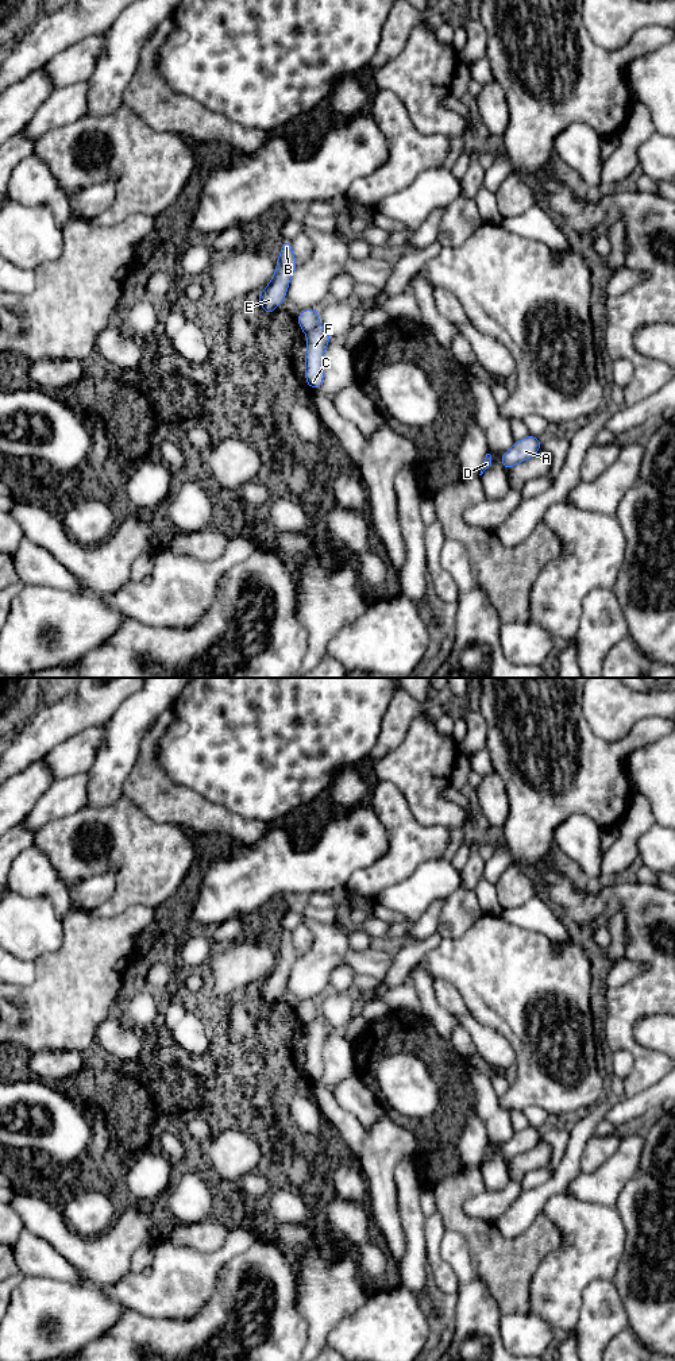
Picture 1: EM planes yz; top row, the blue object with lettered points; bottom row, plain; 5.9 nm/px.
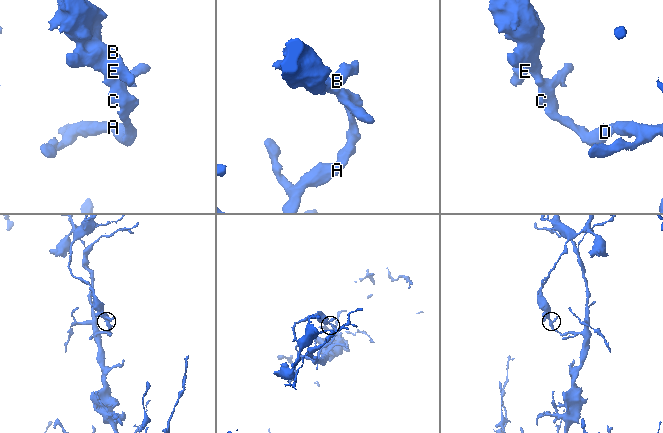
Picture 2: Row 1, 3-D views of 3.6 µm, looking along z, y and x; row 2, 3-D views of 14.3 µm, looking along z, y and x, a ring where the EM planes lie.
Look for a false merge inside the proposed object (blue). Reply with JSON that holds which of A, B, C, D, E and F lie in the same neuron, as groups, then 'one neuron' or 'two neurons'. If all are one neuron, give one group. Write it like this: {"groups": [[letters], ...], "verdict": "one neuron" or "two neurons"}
{"groups": [["A", "C", "D", "F"], ["B", "E"]], "verdict": "two neurons"}

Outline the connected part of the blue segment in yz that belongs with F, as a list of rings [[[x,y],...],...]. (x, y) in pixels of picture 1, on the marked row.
[[[321,325],[306,335],[305,379],[308,388],[320,389],[324,381],[323,358],[331,339]]]

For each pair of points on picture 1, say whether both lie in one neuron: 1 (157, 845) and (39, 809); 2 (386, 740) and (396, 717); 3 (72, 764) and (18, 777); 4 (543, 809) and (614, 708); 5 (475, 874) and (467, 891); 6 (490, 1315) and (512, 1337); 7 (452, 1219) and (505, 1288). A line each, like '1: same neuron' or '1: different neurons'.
1: different neurons
2: same neuron
3: same neuron
4: different neurons
5: same neuron
6: different neurons
7: same neuron

